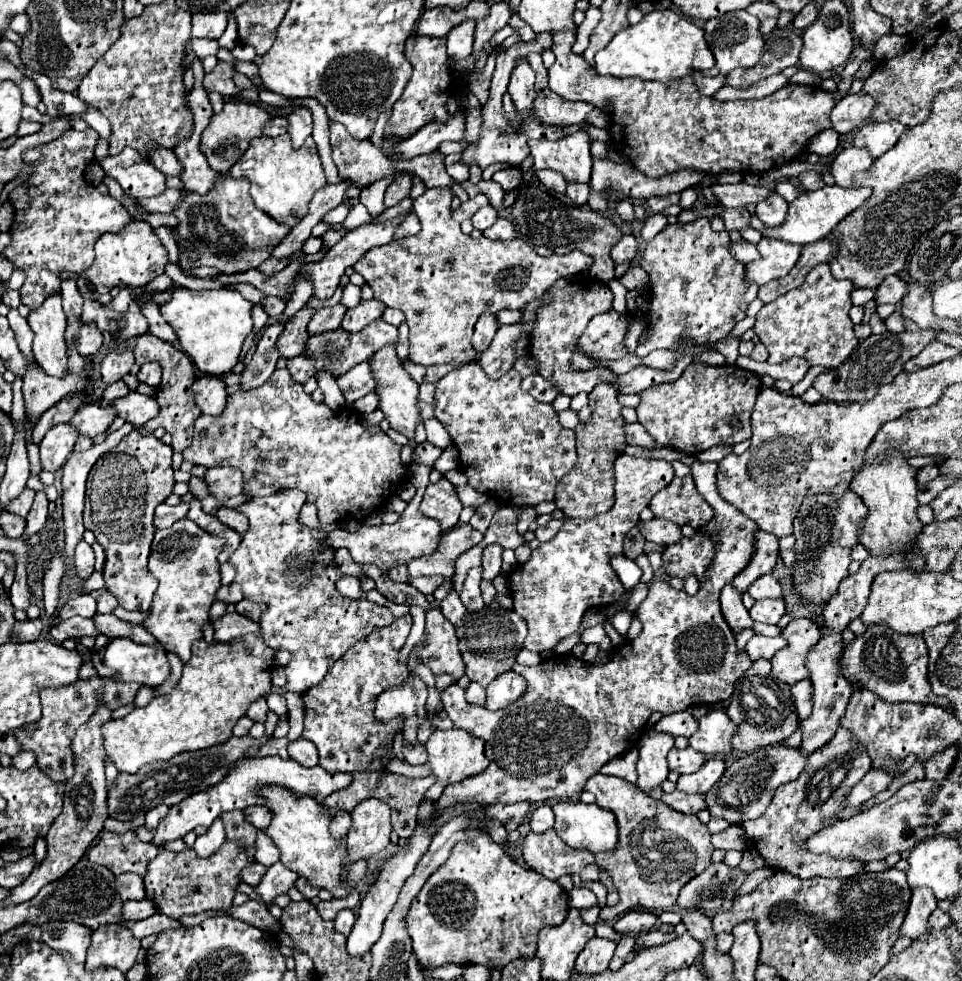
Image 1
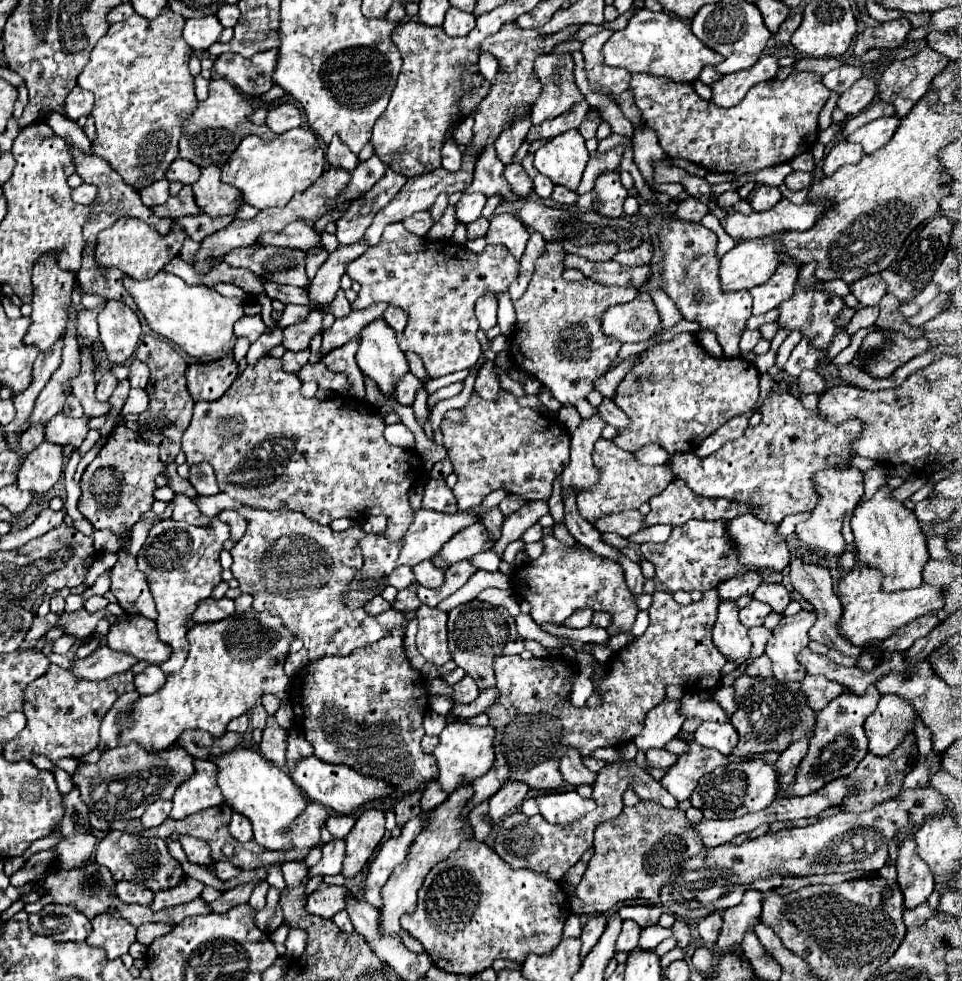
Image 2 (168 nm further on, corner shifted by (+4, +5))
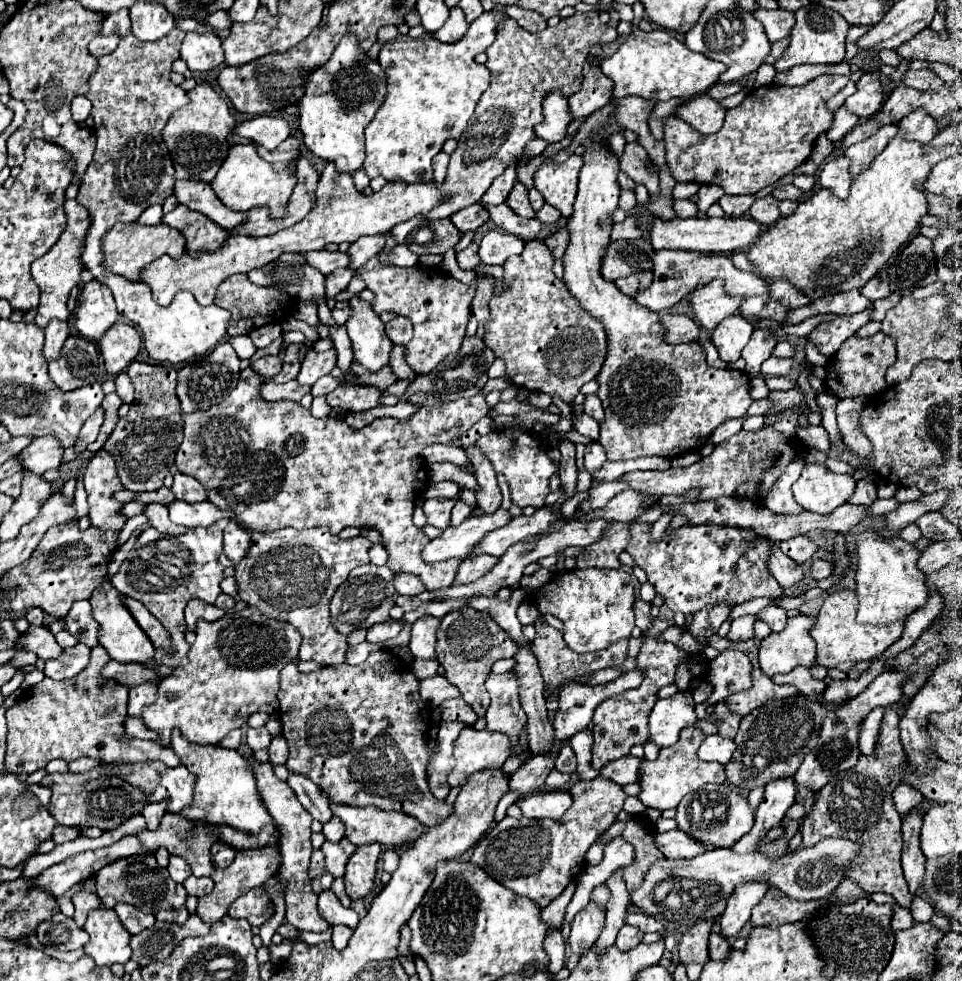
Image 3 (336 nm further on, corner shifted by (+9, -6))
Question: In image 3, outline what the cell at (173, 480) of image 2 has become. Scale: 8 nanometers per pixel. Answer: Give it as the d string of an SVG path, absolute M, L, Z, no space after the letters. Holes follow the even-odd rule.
M163 486L163 488L155 490L155 492L145 492L145 494L139 494L135 500L137 500L137 502L145 502L145 504L171 504L171 502L175 502L175 496L173 496L173 492L171 492L169 488L165 488L165 486Z

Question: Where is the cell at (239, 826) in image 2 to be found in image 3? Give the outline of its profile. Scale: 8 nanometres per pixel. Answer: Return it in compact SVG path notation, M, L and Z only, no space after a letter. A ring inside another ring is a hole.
M219 840L217 844L213 844L213 860L217 860L217 864L221 864L221 868L227 868L233 862L235 854L237 854L237 850L227 842Z

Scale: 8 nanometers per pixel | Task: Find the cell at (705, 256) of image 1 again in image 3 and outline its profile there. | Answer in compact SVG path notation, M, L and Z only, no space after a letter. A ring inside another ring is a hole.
M731 314L723 318L711 334L711 342L715 344L719 358L725 362L735 362L741 356L741 350L749 342L753 334L753 324L745 320L741 314Z

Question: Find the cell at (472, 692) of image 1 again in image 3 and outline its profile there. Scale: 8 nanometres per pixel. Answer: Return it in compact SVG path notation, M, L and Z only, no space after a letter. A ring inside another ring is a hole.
M453 698L453 700L445 700L441 706L441 718L447 720L459 720L465 722L469 726L473 726L473 722L477 720L477 714L473 712L473 708L469 708L469 704L465 704L463 698Z

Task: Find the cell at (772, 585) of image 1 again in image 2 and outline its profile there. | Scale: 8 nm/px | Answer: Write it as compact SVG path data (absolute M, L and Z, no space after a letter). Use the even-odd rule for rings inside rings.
M762 583L756 591L754 591L754 599L768 603L772 607L772 611L782 613L788 603L790 603L790 591L784 585L772 585L772 583Z

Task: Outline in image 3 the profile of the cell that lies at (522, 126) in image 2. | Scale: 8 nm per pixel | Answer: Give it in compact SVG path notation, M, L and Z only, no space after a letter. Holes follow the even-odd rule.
M515 162L509 164L509 166L505 168L505 172L503 172L499 178L493 180L493 184L491 184L489 190L485 192L481 204L491 204L491 206L493 206L493 204L501 204L501 202L507 200L511 188L513 188L513 184L515 184L515 178L517 178L515 166L517 166Z

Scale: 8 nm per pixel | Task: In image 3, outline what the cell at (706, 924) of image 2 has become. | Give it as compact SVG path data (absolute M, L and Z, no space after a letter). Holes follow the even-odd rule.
M711 934L709 936L709 958L711 960L723 960L723 956L727 956L731 950L731 946L727 944L727 940L721 934Z

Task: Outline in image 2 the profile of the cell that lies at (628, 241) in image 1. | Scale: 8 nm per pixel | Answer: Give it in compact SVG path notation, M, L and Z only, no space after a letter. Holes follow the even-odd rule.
M644 241L638 249L632 249L632 251L624 251L624 253L616 253L614 255L614 261L620 263L620 265L628 265L628 267L638 267L638 265L646 265L650 263L652 259L652 245L648 241Z

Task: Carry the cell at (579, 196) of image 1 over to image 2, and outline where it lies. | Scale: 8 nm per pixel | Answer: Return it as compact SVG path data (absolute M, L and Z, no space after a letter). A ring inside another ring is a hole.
M558 185L558 187L554 187L550 199L552 199L554 203L558 203L558 205L574 205L576 199L578 199L578 193L574 193L574 191Z

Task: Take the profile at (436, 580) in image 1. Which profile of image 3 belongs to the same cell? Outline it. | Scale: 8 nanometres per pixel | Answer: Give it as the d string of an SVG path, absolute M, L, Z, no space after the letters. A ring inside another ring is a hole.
M387 620L387 622L375 624L367 632L367 640L369 642L385 642L389 638L395 638L403 626L405 626L405 620Z

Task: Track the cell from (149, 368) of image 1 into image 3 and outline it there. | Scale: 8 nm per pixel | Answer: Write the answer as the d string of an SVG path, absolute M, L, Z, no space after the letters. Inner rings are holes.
M121 372L117 378L115 378L115 384L117 384L117 394L119 398L125 402L125 404L131 404L133 398L135 398L135 388L133 388L133 382L129 378L127 372Z

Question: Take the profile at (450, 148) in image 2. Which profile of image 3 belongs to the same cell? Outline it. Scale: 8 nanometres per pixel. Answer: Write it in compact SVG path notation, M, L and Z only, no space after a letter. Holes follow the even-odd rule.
M439 152L435 158L433 158L433 170L435 170L435 182L441 184L447 176L447 164L449 164L449 154L445 152Z

